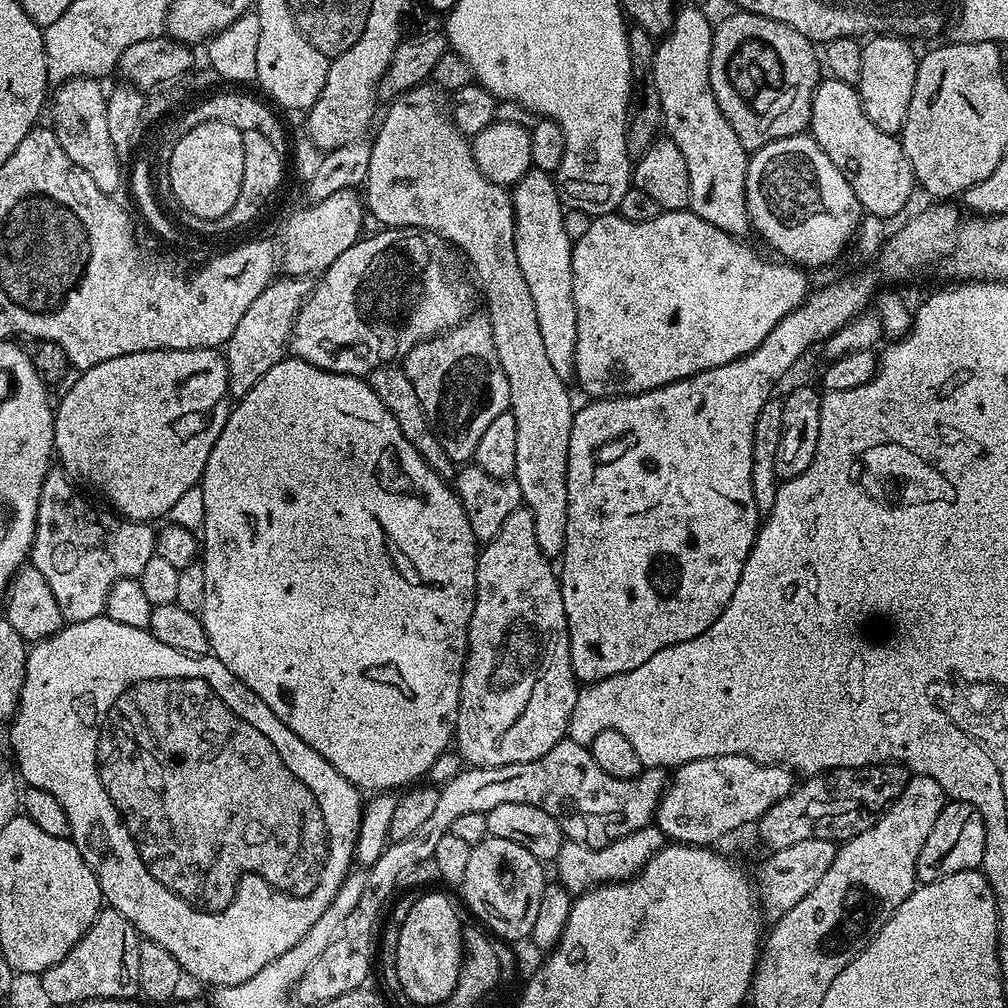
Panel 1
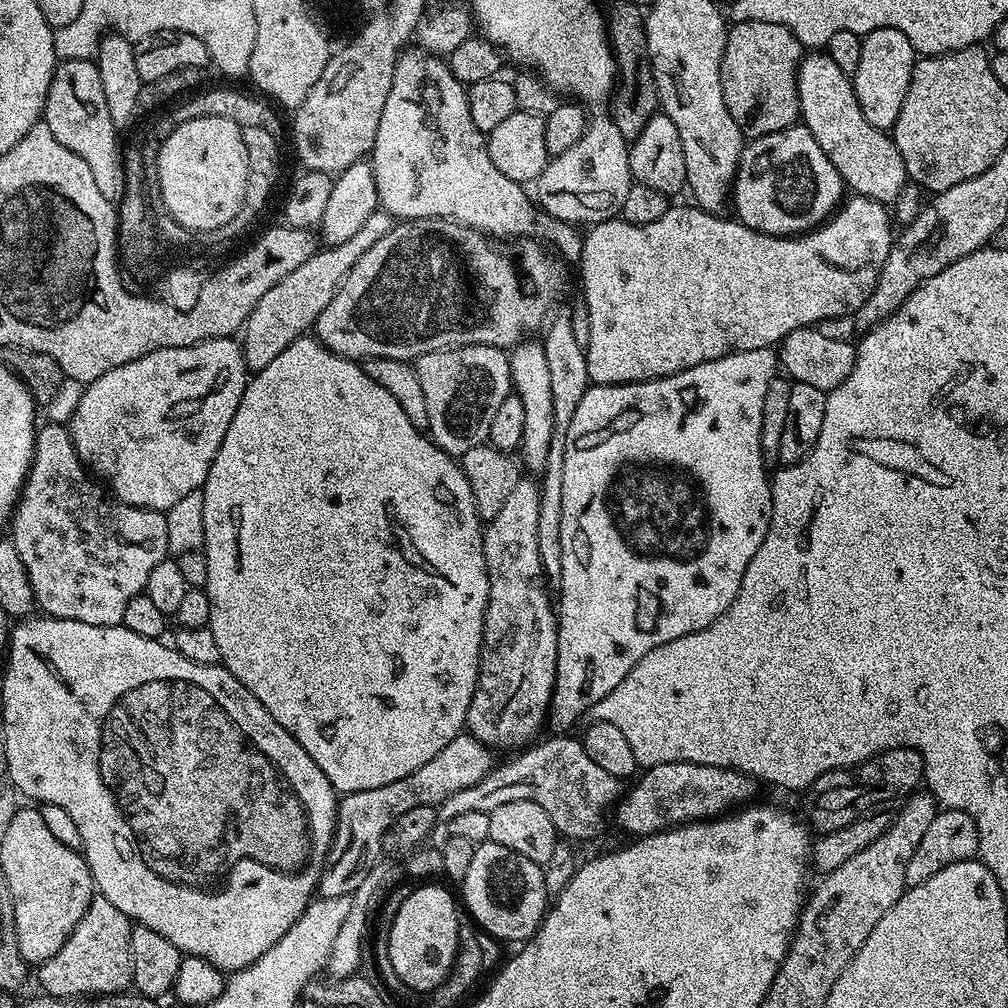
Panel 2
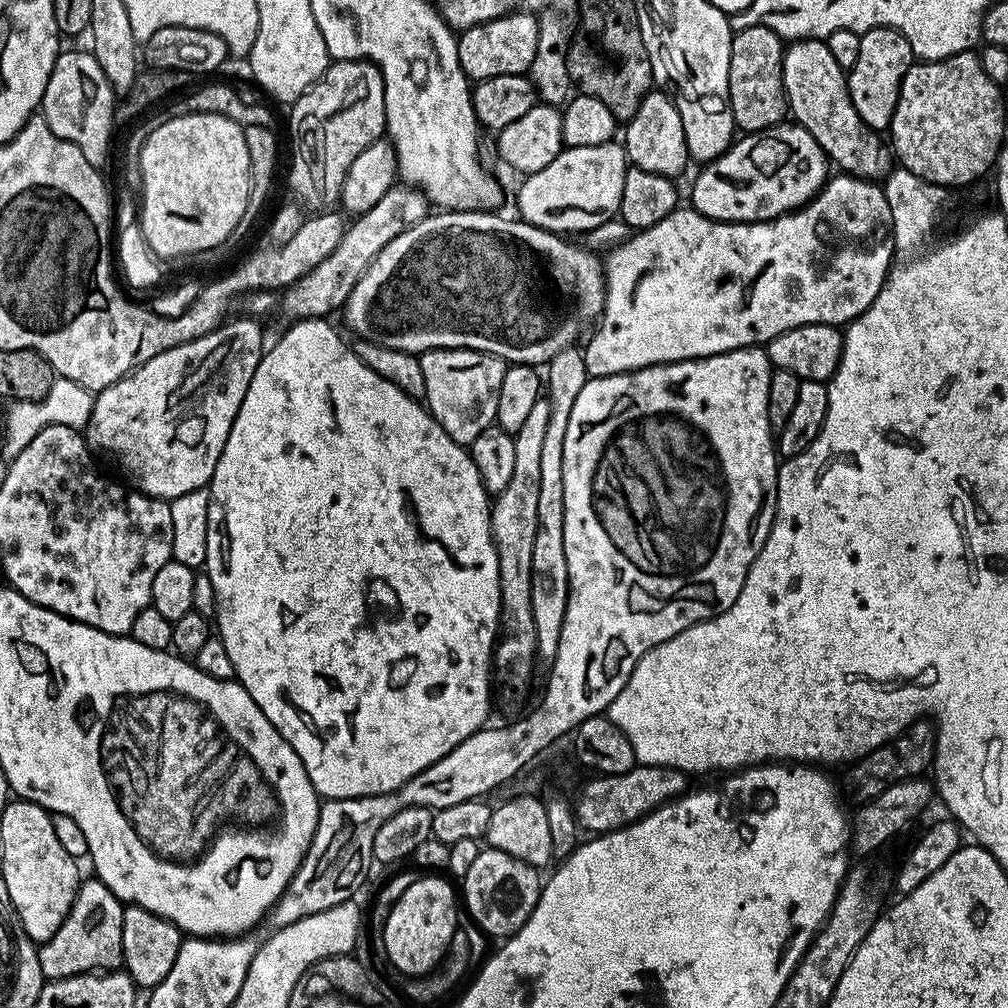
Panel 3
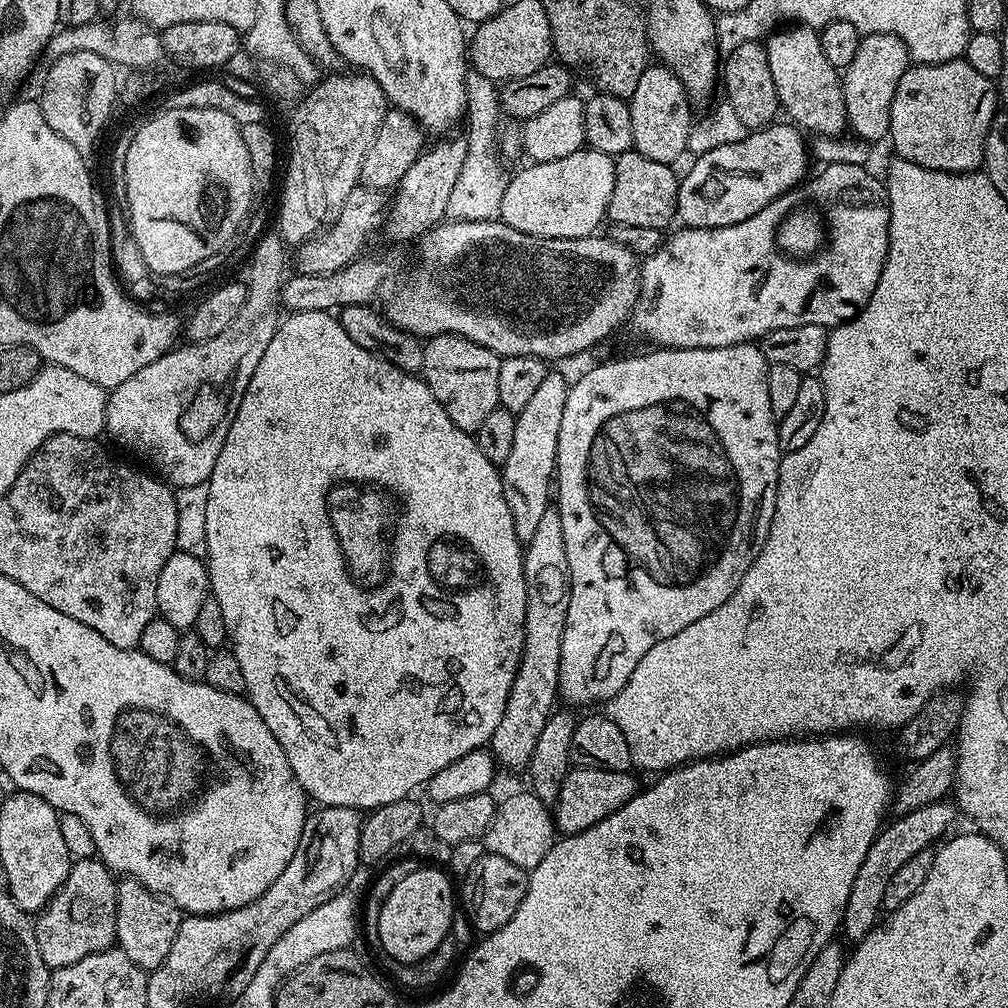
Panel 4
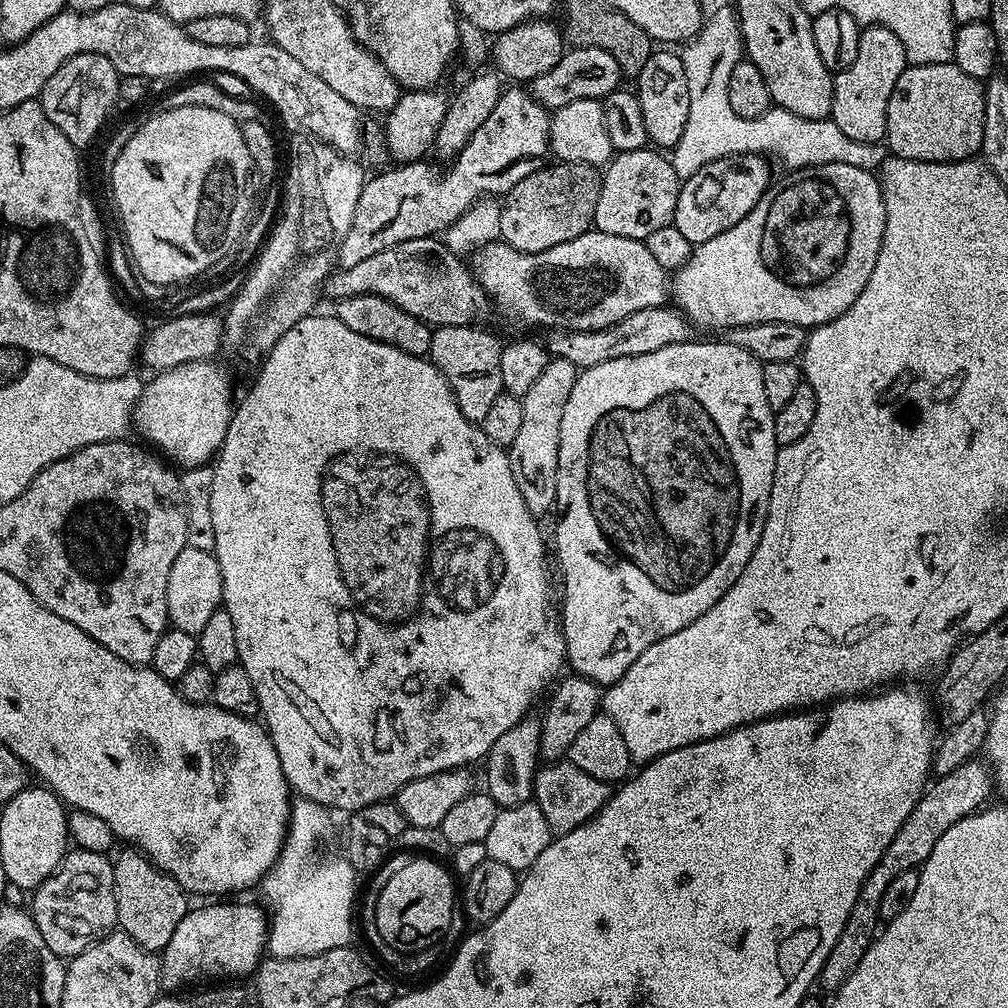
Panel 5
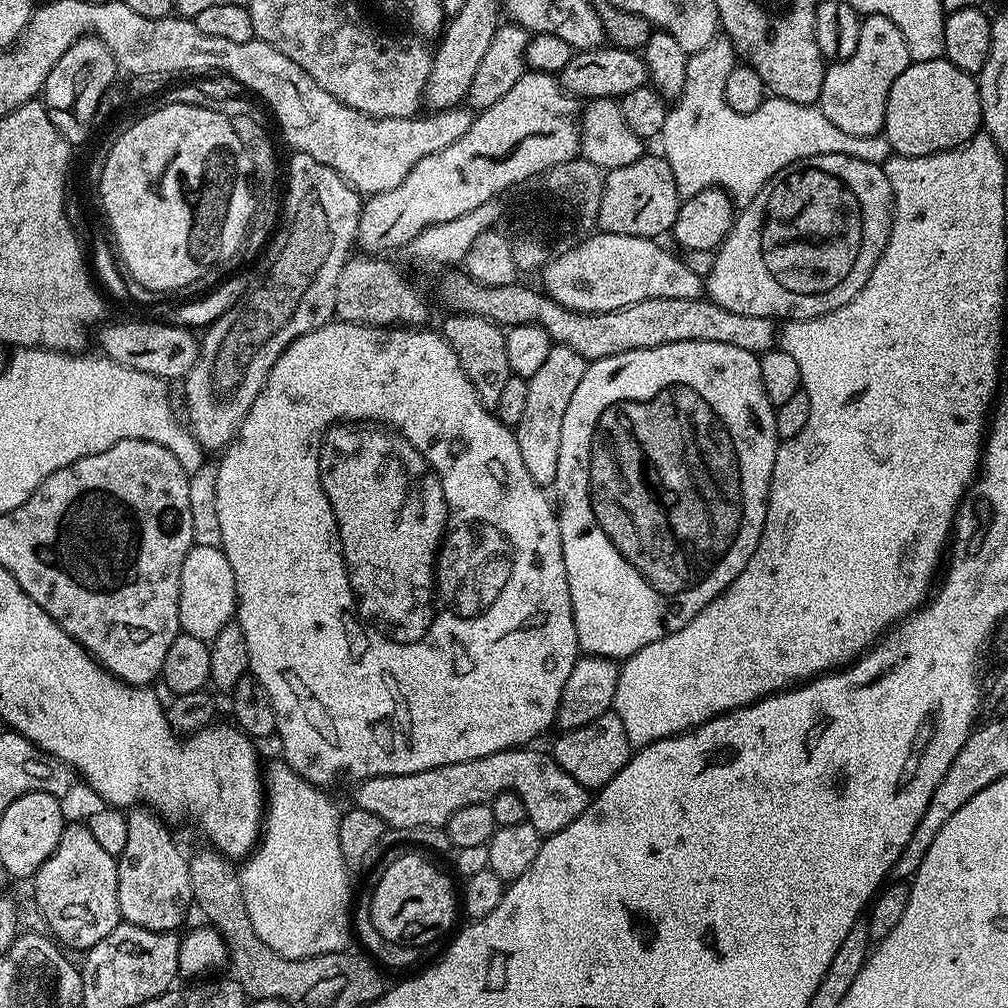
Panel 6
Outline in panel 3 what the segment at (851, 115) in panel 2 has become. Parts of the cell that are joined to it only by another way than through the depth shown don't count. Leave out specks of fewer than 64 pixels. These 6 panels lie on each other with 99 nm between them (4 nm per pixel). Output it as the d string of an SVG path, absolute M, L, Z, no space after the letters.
M798 40L789 43L784 49L784 61L782 62L782 82L784 93L788 99L788 111L791 119L805 128L814 142L824 151L825 156L833 165L836 164L841 173L857 176L860 180L873 182L883 181L884 177L894 167L894 153L887 143L884 144L881 133L875 132L862 118L858 118L858 110L854 110L854 102L850 102L850 90L848 89L848 78L846 70L834 62L827 43L823 40Z

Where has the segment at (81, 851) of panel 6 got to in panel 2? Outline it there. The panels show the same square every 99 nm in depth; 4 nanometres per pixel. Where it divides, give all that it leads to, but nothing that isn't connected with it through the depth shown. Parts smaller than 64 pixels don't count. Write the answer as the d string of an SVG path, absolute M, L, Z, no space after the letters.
M93 895L90 906L78 926L66 938L62 950L54 958L44 961L35 969L34 976L40 979L39 991L45 996L57 996L59 1000L72 1000L76 996L99 998L124 994L133 987L132 955L130 954L130 934L134 927L114 902L104 896Z

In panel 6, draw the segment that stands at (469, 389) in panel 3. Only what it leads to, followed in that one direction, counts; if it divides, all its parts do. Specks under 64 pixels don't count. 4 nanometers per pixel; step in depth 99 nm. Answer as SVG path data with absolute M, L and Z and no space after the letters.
M470 314L445 315L442 335L447 344L452 347L454 354L458 354L458 362L470 378L478 398L484 403L485 408L495 409L498 398L502 398L502 389L506 387L506 382L512 377L510 362L506 362L506 332L501 325L493 320L487 320L481 316L471 316Z

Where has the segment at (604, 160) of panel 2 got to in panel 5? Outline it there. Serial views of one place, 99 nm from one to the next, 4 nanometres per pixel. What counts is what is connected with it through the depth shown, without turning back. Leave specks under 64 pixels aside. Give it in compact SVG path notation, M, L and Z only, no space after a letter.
M556 162L553 165L553 168L545 166L539 168L534 174L522 178L522 182L518 182L518 186L514 186L506 193L506 199L500 209L501 232L499 239L514 246L514 250L541 252L555 244L570 242L593 227L592 215L600 193L601 173L590 164Z

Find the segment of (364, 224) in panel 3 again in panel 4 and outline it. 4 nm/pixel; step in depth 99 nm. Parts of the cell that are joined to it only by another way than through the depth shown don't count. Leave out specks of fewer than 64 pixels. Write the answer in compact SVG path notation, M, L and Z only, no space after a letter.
M449 135L440 138L436 145L420 153L420 157L406 170L406 174L396 185L396 196L391 201L386 212L386 233L392 240L412 240L423 237L425 232L431 232L437 224L445 219L447 202L453 193L454 182L462 171L466 159L467 142L463 135Z

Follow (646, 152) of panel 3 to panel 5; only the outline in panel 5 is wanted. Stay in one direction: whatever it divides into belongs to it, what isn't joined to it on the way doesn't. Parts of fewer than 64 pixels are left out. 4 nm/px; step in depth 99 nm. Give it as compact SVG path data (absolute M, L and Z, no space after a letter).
M672 50L653 51L652 56L646 58L646 66L634 77L634 84L649 141L660 150L675 148L678 138L682 138L682 130L686 130L686 117L690 114L690 86L682 58Z

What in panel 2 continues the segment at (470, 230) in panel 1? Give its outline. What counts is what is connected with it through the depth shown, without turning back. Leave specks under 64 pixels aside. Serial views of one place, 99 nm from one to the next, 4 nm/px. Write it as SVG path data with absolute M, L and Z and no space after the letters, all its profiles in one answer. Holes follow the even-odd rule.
M405 50L400 54L400 60L394 70L394 82L390 86L390 94L386 98L386 106L382 106L382 122L378 122L378 134L374 138L374 146L370 153L372 173L374 174L374 182L380 199L379 207L387 212L389 216L399 218L401 221L430 220L433 218L454 220L457 224L465 224L467 228L473 228L492 238L500 238L496 236L529 237L536 228L537 201L529 193L529 197L524 193L526 191L525 185L506 178L506 174L502 174L502 170L498 170L498 166L494 166L494 162L490 162L485 133L480 132L478 126L474 126L474 118L470 118L470 106L468 105L468 94L465 85L460 84L458 78L454 78L454 74L441 57L434 56L431 52L423 50L415 51ZM528 338L511 349L508 361L510 362L510 374L514 394L522 398L522 406L526 417L522 438L518 449L522 457L522 464L532 474L543 473L546 466L546 454L550 454L550 442L552 435L556 433L554 426L554 394L550 394L550 369L546 366L546 354L543 343Z

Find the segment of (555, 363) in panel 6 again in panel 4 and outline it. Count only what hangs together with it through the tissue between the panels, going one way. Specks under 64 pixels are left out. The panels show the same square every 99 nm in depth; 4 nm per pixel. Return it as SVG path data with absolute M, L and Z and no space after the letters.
M550 370L530 397L530 403L516 413L514 446L510 446L510 458L502 465L502 479L506 502L514 518L514 530L521 542L527 542L534 530L538 530L538 522L554 496L558 430L562 430L562 410L566 410L569 387L570 380L556 370Z

